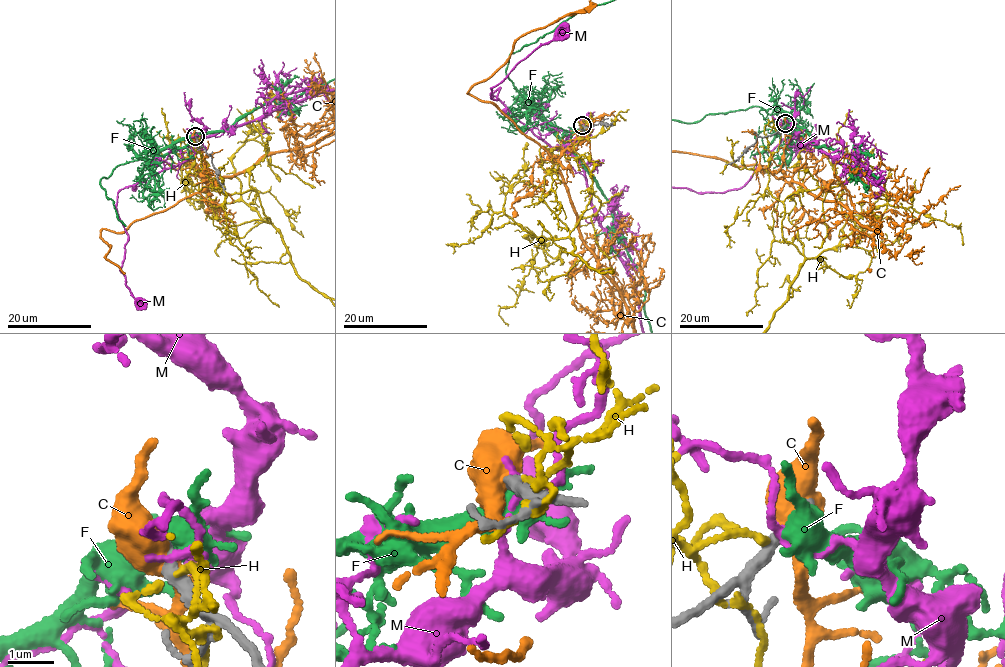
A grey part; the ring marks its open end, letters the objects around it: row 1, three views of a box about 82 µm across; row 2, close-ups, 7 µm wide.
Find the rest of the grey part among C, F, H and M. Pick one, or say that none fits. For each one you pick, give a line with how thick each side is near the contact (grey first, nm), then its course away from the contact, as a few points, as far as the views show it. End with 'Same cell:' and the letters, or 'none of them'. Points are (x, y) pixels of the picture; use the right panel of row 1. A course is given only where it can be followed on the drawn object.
Same cell: none of them

